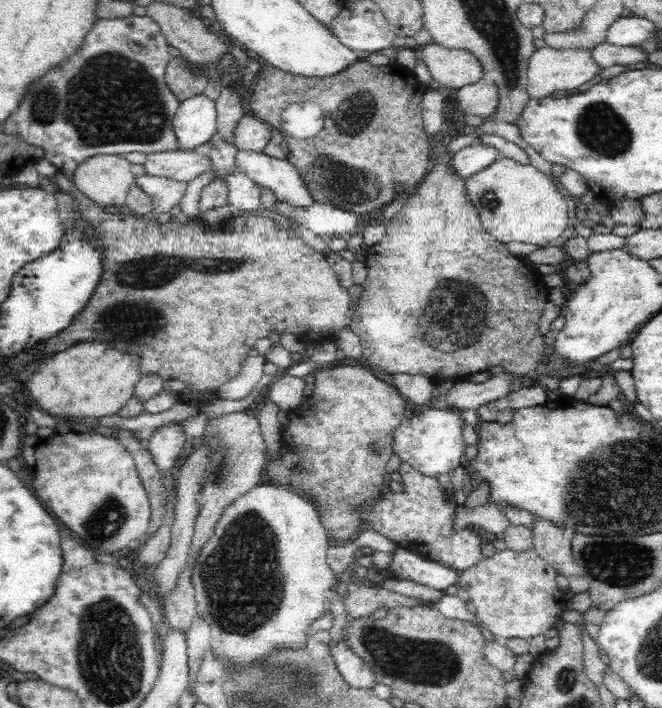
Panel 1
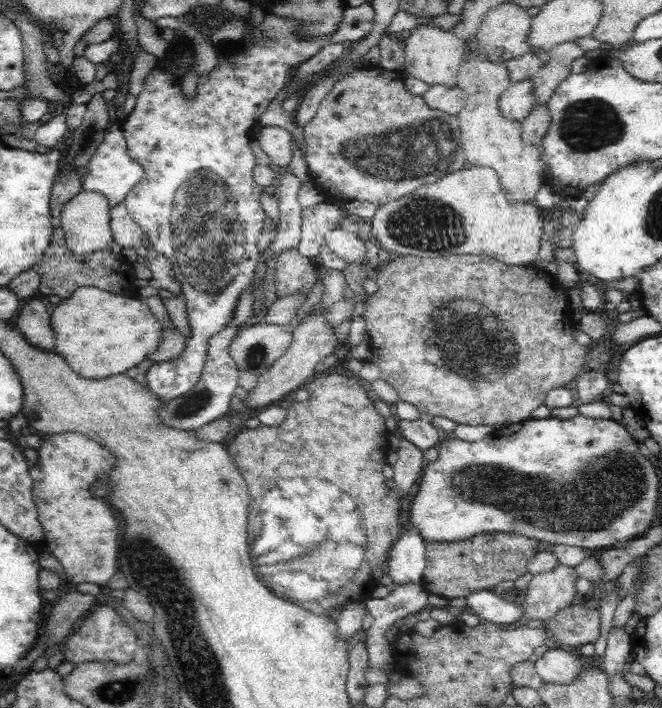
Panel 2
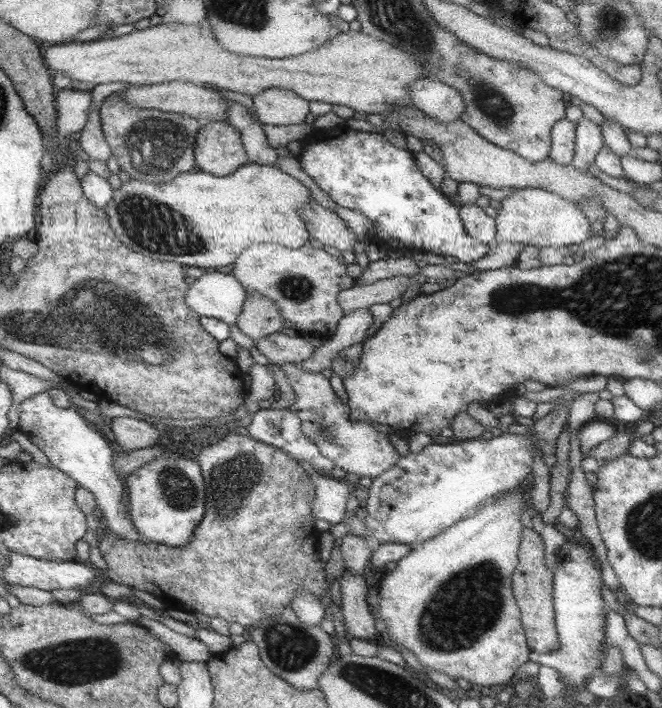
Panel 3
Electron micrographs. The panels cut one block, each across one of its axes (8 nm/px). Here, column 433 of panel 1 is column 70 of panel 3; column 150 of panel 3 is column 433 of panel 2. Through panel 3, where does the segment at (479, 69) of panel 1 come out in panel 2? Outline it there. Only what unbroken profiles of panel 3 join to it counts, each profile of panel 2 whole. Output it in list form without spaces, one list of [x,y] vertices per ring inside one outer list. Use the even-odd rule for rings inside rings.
[[[418,25],[405,39],[403,47],[405,63],[402,66],[402,71],[405,74],[405,79],[422,81],[428,85],[440,84],[450,88],[457,85],[466,44],[452,32],[434,25]]]

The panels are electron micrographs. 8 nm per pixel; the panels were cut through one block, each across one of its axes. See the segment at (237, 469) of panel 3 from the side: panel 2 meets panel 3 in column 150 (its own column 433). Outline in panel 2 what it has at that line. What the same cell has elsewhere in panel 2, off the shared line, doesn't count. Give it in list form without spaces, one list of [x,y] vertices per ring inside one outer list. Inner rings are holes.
[[[511,532],[482,533],[466,540],[426,543],[426,569],[422,585],[429,594],[452,598],[466,598],[470,592],[492,589],[506,580],[518,580],[528,572],[528,564],[538,554],[540,543]]]

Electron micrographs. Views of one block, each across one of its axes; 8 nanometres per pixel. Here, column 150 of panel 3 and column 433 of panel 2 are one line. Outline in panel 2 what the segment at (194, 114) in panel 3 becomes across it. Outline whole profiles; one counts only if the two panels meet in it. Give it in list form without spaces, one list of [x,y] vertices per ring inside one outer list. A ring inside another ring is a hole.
[[[436,84],[429,86],[429,89],[423,94],[423,99],[430,108],[457,116],[467,104],[467,93],[458,85],[450,88]]]

